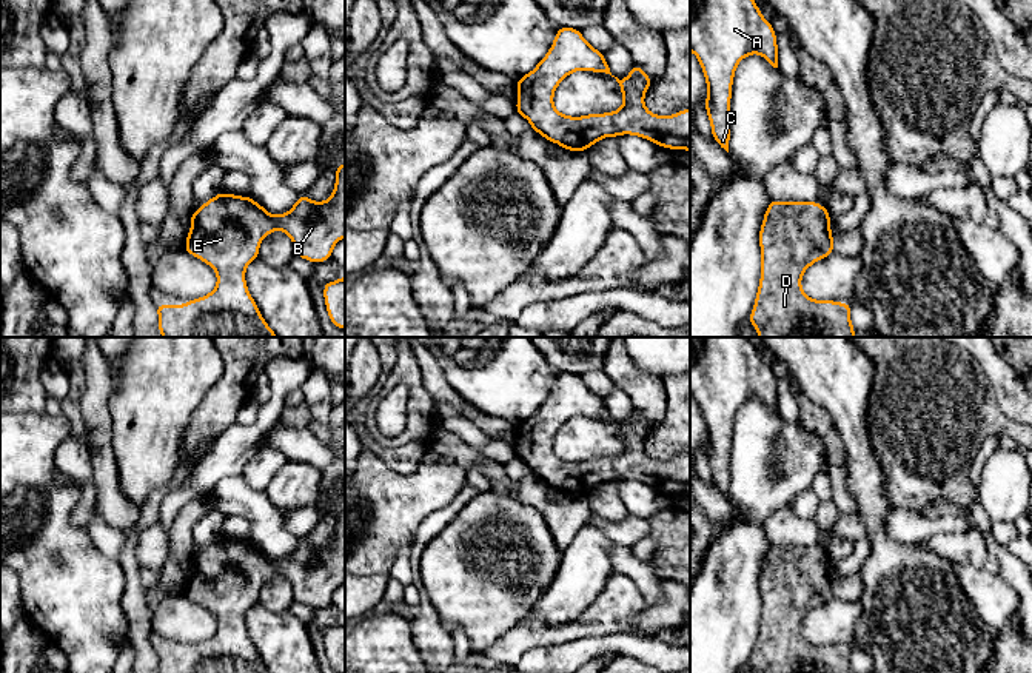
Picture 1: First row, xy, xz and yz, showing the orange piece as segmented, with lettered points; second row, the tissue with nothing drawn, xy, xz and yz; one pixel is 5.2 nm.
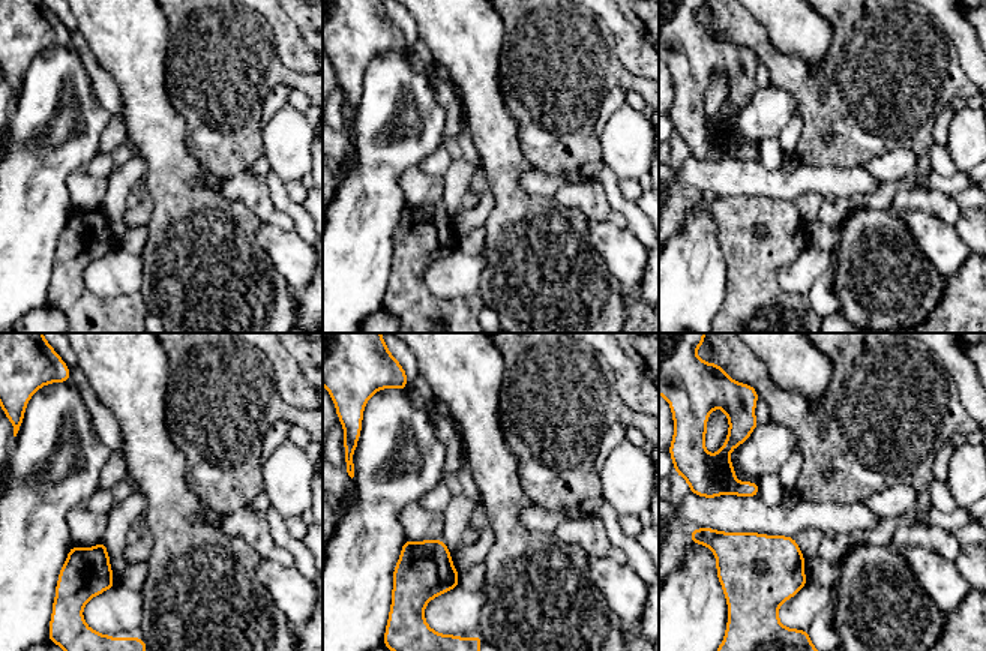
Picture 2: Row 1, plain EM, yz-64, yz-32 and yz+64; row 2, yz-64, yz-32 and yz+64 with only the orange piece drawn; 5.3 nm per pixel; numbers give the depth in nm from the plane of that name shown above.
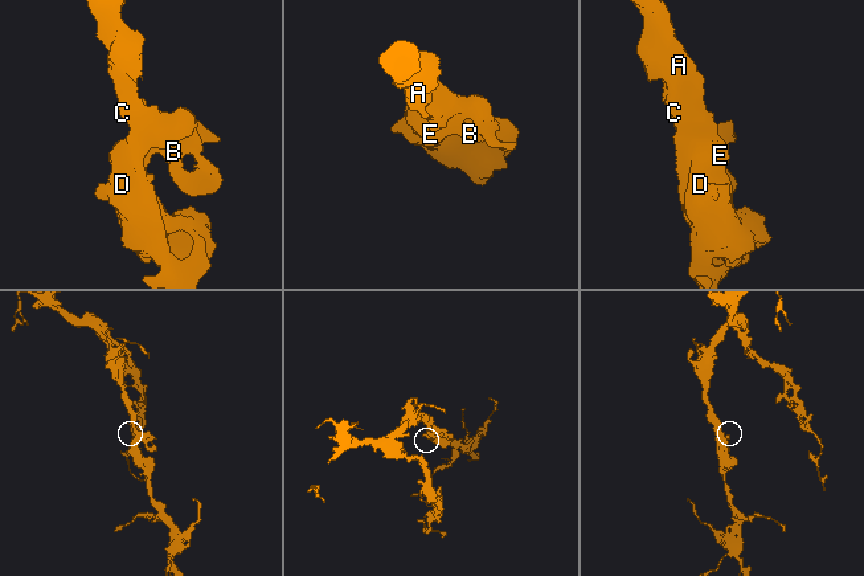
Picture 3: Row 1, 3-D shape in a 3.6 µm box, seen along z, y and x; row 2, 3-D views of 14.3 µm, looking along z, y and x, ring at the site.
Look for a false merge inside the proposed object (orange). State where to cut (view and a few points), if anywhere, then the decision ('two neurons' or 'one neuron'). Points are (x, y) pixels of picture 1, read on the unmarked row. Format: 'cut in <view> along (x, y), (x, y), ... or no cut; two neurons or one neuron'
no cut; one neuron

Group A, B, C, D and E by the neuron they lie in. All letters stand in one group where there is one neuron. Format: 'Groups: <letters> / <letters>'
Groups: A B C D E

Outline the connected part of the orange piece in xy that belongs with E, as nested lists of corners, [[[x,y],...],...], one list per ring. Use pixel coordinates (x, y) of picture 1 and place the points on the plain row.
[[[345,508],[336,513],[334,536],[325,547],[313,547],[300,539],[294,551],[282,559],[270,559],[256,545],[219,537],[191,559],[191,576],[186,579],[185,598],[209,610],[217,619],[216,633],[185,650],[156,650],[159,673],[270,673],[262,662],[246,627],[246,611],[259,602],[265,581],[280,574],[286,578],[300,604],[313,608],[331,604],[334,590],[345,582]]]

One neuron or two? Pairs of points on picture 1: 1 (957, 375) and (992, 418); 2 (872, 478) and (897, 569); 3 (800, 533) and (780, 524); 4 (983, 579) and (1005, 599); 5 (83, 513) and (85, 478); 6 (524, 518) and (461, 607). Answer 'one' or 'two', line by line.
1: one
2: one
3: one
4: one
5: one
6: one

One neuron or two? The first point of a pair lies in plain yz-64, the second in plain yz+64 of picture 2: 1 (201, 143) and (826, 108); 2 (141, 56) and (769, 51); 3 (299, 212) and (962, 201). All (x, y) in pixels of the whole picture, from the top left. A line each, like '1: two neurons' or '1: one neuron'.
1: one neuron
2: two neurons
3: two neurons

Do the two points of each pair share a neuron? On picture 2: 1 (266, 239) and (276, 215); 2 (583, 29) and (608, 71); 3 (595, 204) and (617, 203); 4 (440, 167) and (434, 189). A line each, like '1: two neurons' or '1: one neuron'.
1: two neurons
2: one neuron
3: two neurons
4: two neurons

